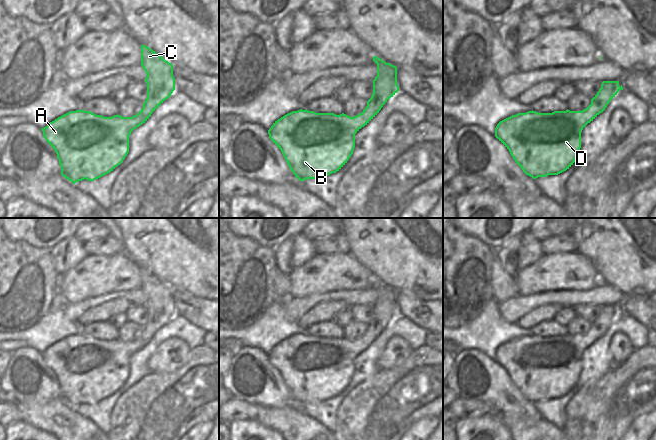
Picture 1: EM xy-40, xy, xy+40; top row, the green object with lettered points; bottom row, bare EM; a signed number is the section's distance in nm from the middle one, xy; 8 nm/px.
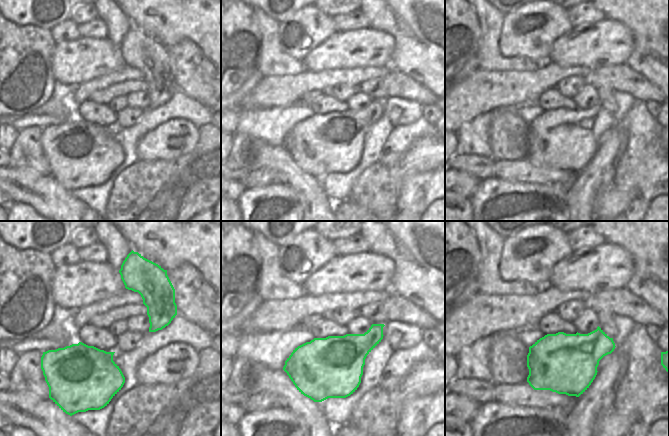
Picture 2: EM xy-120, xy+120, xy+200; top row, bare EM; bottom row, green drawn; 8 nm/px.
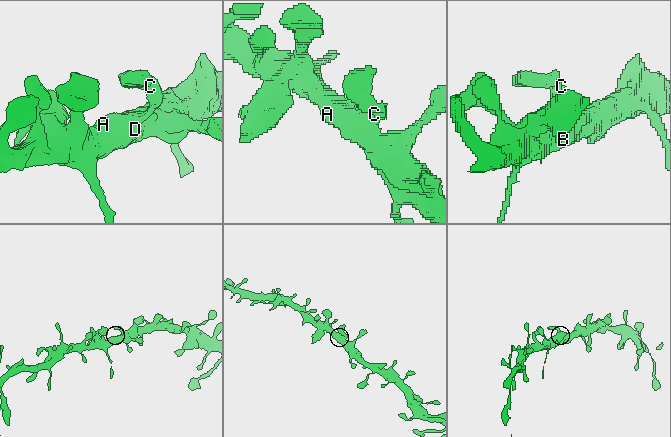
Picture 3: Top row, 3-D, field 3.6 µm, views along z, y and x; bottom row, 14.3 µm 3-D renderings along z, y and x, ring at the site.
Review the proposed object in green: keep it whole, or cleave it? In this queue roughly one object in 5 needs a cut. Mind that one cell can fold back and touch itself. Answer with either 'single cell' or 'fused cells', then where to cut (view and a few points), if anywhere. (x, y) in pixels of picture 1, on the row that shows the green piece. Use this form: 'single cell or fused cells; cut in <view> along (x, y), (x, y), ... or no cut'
single cell; no cut

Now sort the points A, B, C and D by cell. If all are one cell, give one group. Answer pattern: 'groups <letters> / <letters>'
groups A B C D

